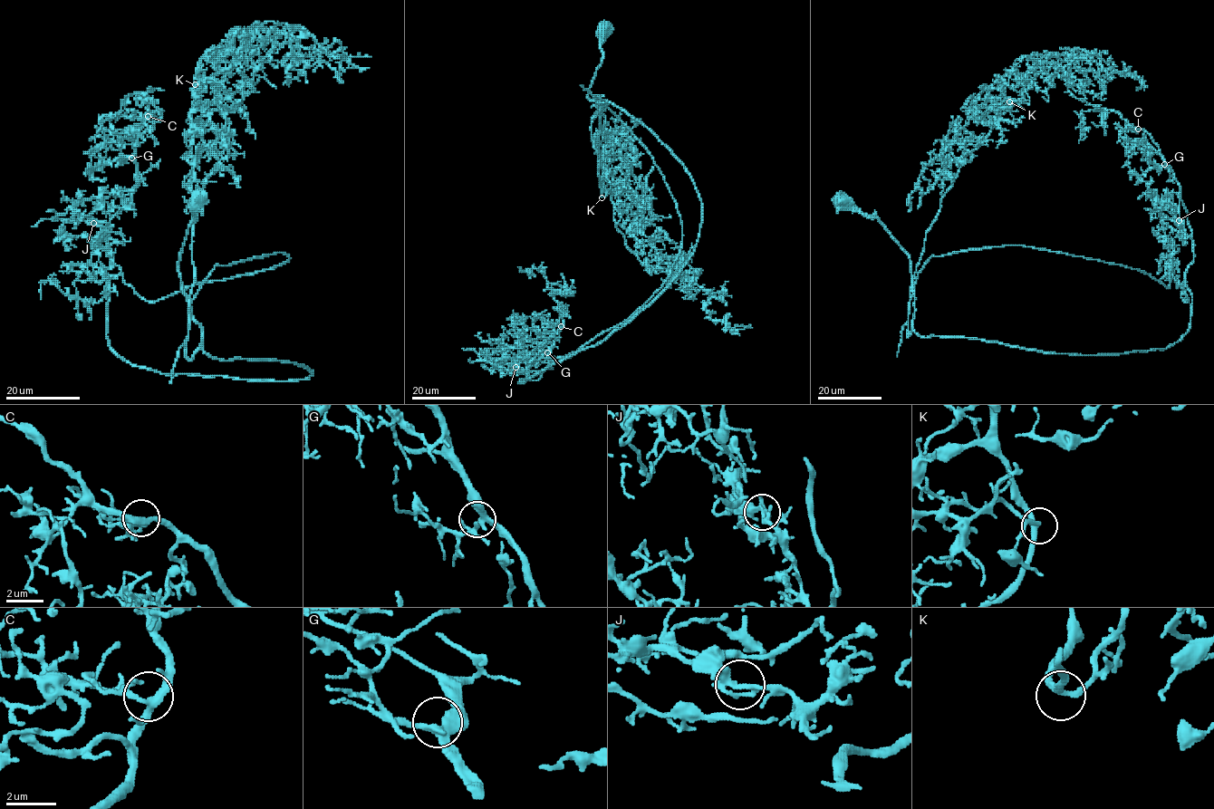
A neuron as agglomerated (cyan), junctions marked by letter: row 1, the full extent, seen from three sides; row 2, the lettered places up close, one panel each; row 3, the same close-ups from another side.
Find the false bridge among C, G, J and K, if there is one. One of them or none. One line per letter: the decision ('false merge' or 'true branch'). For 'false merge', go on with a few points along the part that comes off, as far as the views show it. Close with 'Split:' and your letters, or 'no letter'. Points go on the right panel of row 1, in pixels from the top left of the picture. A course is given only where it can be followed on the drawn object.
C: true branch
G: true branch
J: true branch
K: true branch
Split: no letter

